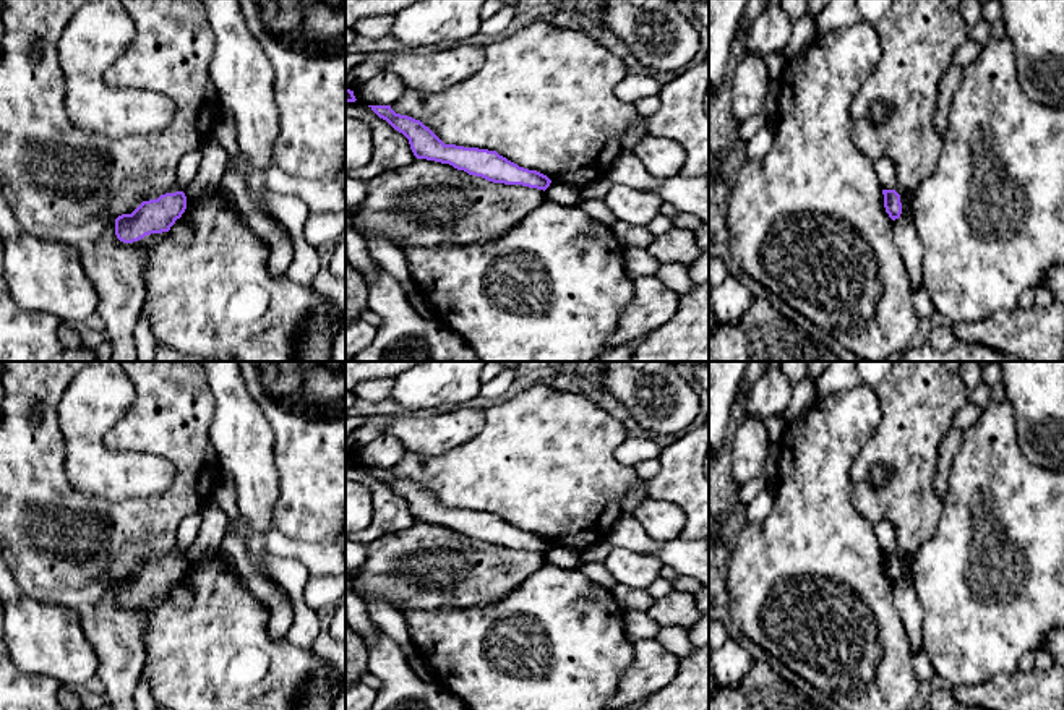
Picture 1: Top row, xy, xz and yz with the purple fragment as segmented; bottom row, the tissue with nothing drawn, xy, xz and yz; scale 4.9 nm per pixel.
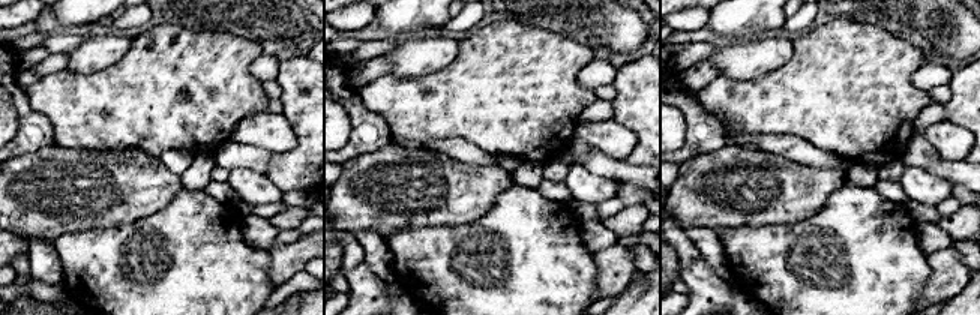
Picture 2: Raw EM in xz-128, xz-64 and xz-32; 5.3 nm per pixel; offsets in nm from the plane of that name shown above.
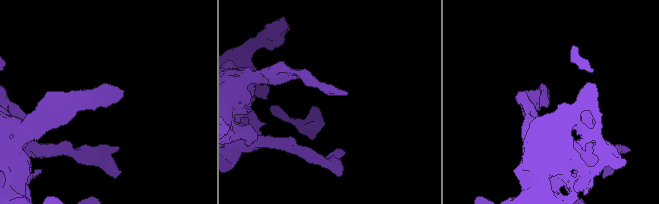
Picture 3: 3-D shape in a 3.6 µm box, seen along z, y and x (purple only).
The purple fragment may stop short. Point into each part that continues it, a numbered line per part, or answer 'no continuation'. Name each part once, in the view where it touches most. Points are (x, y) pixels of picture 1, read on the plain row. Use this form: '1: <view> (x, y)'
no continuation

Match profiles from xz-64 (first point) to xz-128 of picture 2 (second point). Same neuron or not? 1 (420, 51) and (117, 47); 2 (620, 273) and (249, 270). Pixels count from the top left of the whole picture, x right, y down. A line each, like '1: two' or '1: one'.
1: one
2: two

